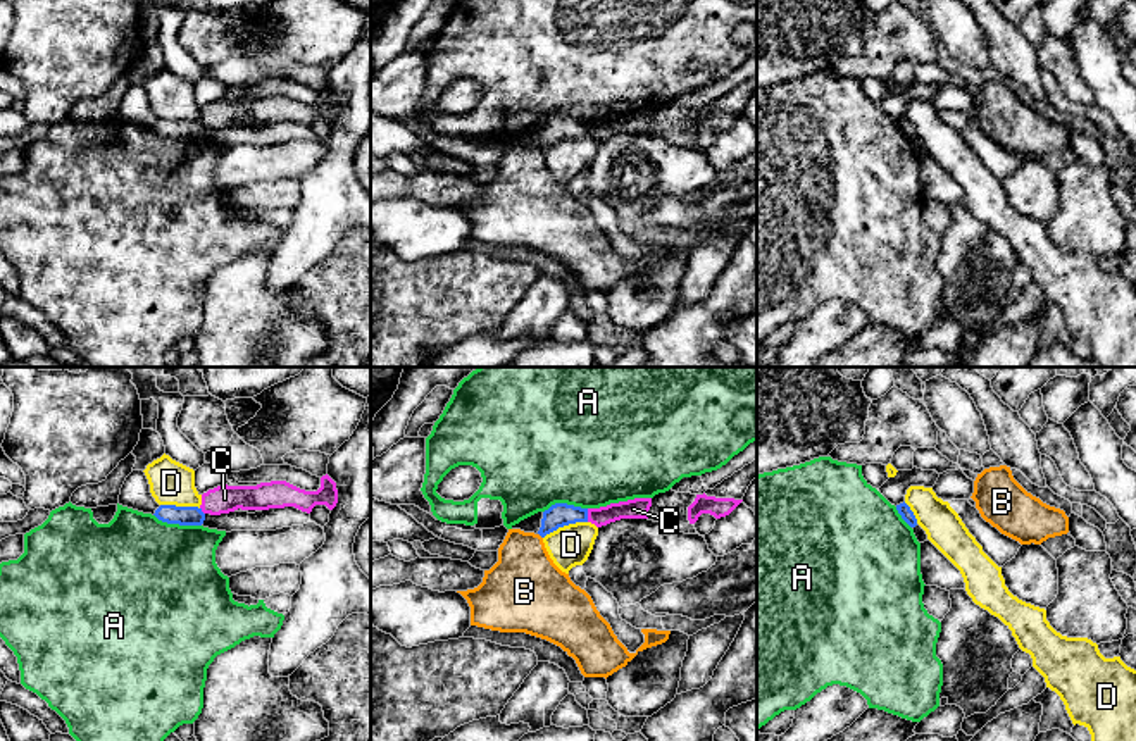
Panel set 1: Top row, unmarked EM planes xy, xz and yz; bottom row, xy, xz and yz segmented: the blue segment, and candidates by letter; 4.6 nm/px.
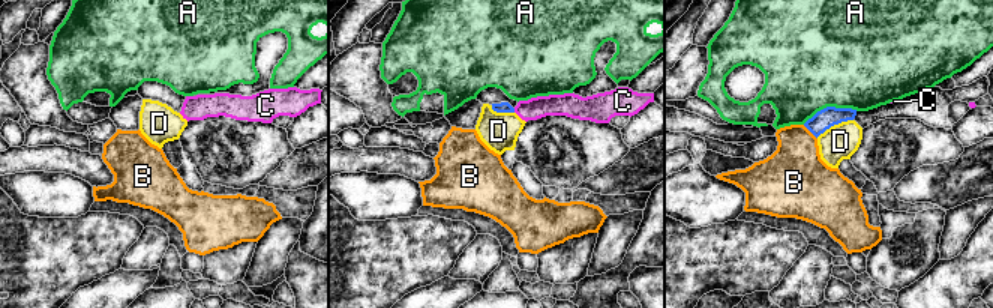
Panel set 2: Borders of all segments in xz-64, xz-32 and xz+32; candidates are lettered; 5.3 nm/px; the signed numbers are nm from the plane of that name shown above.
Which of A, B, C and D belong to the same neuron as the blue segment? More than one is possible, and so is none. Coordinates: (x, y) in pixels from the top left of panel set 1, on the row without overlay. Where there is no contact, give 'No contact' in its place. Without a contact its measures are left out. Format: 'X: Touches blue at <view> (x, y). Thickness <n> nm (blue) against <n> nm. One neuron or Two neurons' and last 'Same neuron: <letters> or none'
A: Touches blue at xy (178, 136). Thickness 100 nm (blue) against 480 nm. Two neurons
B: Touches blue at xz (540, 149). Thickness 110 nm (blue) against 340 nm. Two neurons
C: Touches blue at xz (586, 130). Thickness 110 nm (blue) against 100 nm. Two neurons
D: Touches blue at xz (564, 138). Thickness 110 nm (blue) against 190 nm. Two neurons
Same neuron: none

